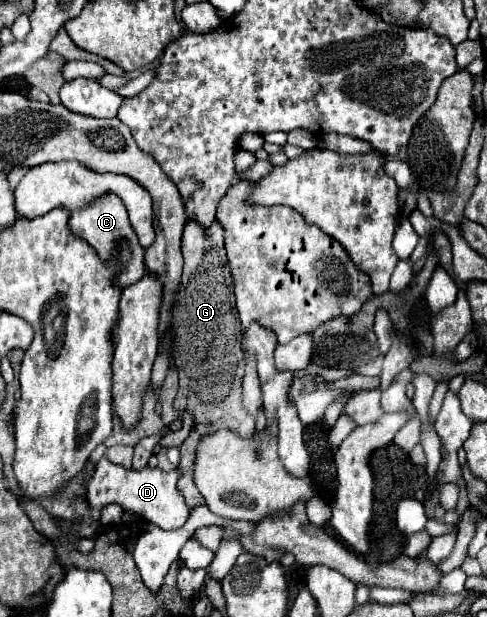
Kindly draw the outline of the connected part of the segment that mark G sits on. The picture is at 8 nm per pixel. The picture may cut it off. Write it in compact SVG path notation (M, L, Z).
M187 222L181 238L181 254L185 260L183 280L181 290L175 298L171 322L173 358L179 374L179 392L175 398L175 406L181 412L191 410L197 420L197 426L181 444L181 460L177 468L179 490L185 496L185 502L189 502L189 506L195 508L197 504L205 502L193 482L193 448L197 446L199 438L205 434L213 434L217 430L233 430L247 438L255 434L255 420L243 406L243 328L235 308L221 224L215 222L209 234L201 234L199 226Z

